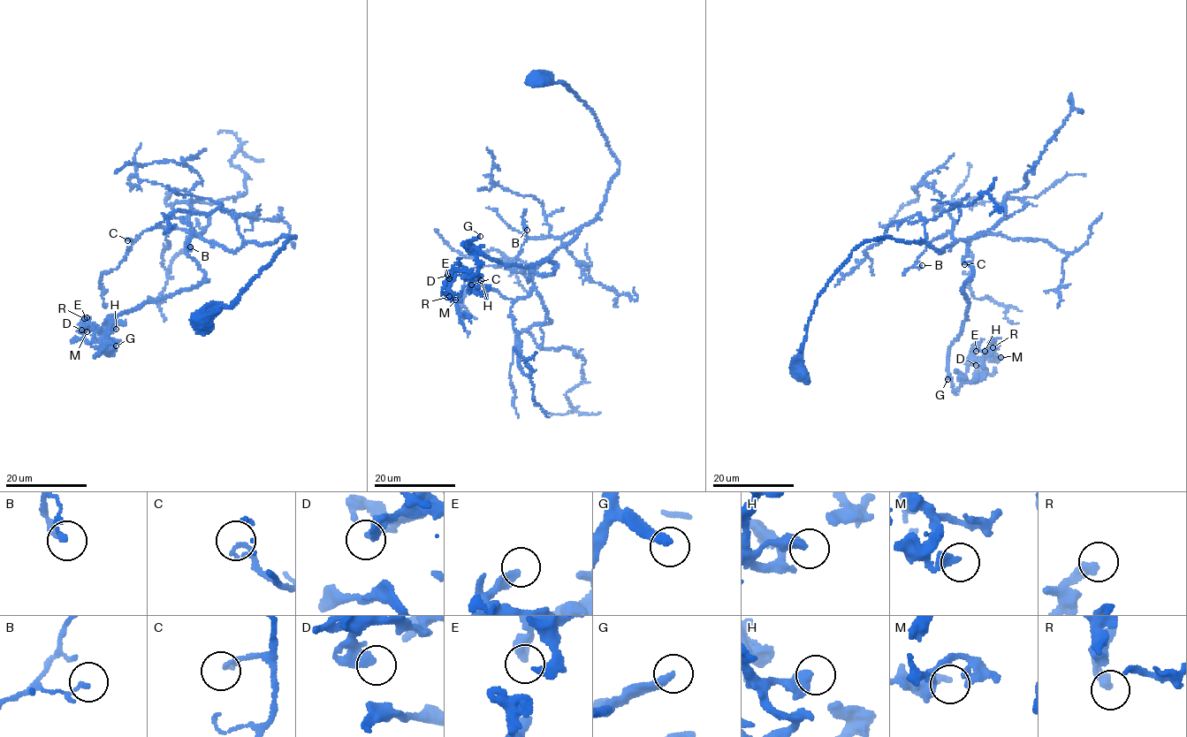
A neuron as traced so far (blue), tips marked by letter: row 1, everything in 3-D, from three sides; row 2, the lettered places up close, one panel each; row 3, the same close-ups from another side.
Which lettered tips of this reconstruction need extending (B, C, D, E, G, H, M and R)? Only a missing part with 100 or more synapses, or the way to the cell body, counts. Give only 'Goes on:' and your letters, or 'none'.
Goes on: G

